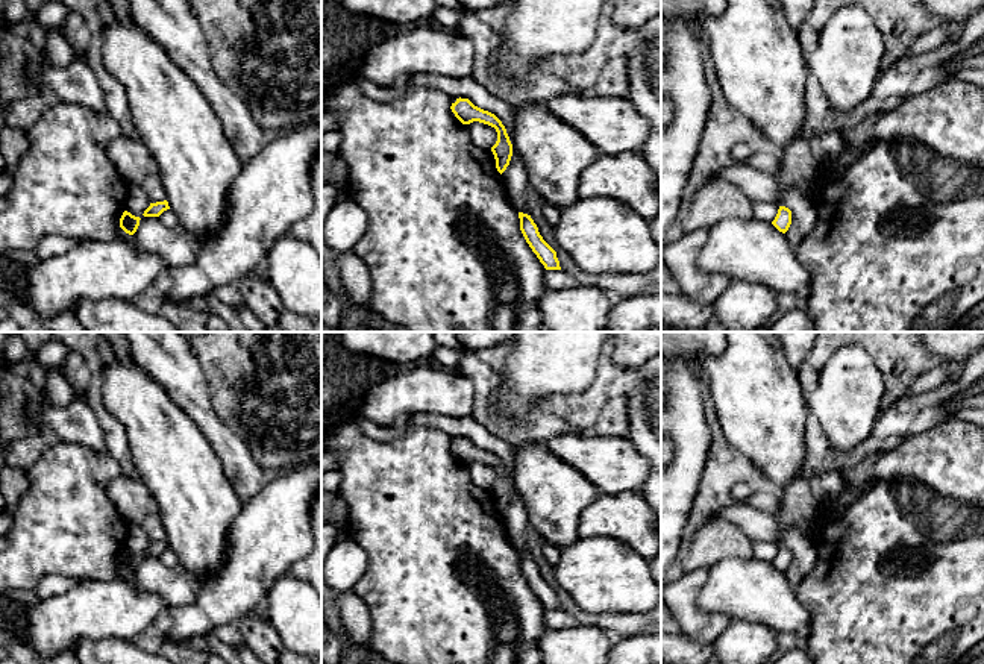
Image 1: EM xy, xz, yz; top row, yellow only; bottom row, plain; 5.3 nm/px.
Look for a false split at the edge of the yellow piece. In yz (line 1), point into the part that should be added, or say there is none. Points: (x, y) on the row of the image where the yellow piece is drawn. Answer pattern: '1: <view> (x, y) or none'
1: none

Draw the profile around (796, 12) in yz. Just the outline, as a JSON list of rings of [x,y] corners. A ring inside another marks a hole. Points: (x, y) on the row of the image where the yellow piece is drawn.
[[[779,0],[788,26],[798,32],[807,23],[816,0]]]

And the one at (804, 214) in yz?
[[[793,188],[784,191],[779,206],[785,206],[791,211],[791,224],[785,232],[785,238],[791,249],[796,250],[814,227],[817,218],[816,208],[808,196]]]

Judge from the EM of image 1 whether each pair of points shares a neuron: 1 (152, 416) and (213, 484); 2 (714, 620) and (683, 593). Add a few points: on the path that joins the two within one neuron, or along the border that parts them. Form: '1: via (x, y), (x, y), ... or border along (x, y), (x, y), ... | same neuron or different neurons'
1: via (161, 432), (196, 467) | same neuron
2: via (705, 620), (684, 602) | same neuron

